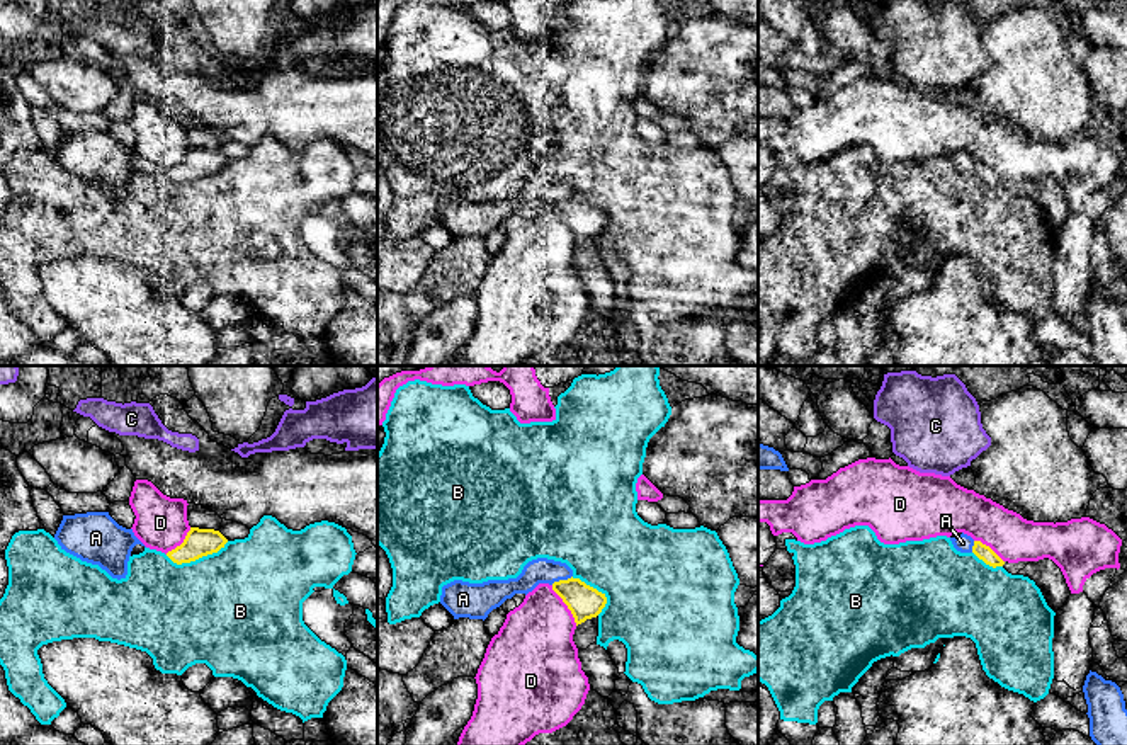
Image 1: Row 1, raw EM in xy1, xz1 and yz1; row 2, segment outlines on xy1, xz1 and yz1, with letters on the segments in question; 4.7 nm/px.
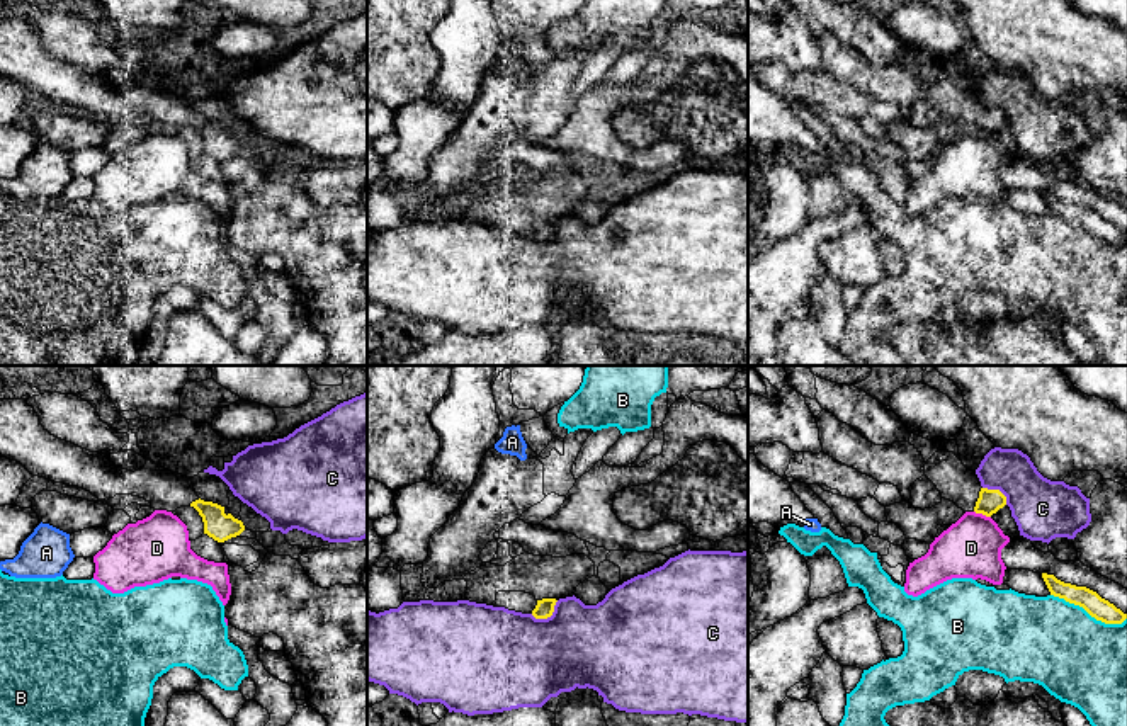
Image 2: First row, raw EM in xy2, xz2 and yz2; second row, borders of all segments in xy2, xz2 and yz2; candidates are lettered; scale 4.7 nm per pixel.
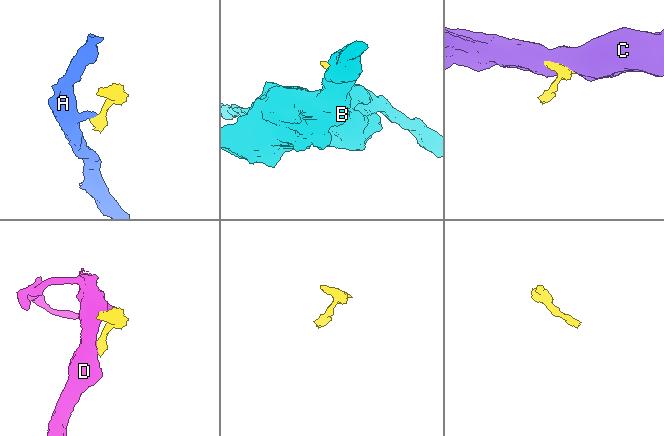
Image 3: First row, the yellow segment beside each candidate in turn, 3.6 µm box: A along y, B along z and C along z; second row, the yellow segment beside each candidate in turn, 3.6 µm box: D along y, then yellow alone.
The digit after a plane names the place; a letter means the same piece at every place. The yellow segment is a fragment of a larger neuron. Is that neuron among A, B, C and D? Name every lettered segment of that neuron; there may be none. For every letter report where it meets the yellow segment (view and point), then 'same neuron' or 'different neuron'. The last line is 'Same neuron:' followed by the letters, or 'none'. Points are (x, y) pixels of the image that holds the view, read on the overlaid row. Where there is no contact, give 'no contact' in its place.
A: xz1 (561, 580) | different neuron
B: yz2 (1088, 612) | different neuron
C: xz2 (548, 616) | different neuron
D: xz1 (566, 604) | different neuron
Same neuron: none

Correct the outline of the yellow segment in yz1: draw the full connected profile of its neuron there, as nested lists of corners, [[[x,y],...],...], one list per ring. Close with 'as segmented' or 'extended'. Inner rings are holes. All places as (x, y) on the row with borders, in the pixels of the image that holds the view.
[[[974,541],[972,553],[993,568],[1005,565],[1005,561],[989,546],[983,544],[981,541]]]; as segmented

